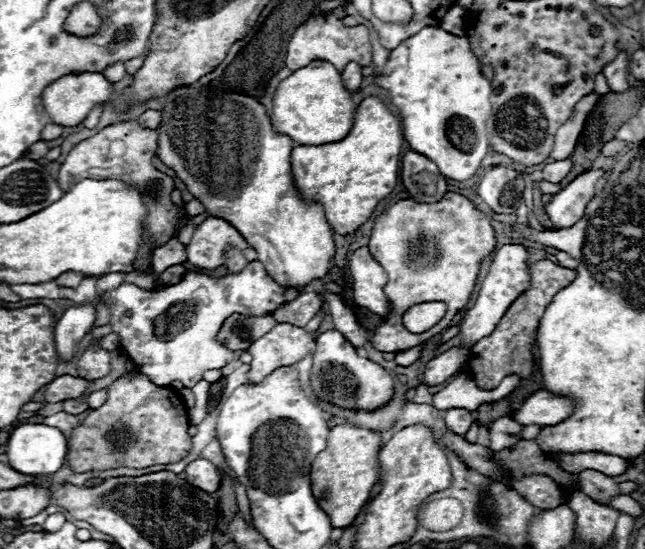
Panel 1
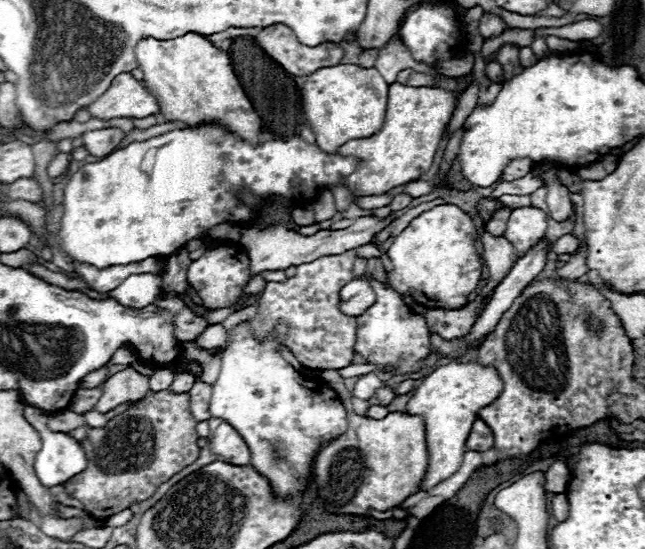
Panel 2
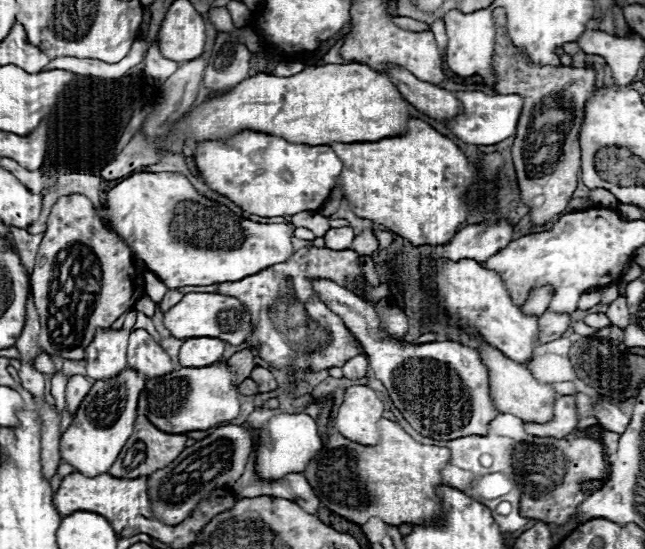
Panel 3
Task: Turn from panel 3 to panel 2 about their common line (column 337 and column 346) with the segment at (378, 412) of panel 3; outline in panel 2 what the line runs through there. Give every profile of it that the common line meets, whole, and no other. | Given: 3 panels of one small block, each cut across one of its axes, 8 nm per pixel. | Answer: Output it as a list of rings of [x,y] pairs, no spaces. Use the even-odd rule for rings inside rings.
[[[240,322],[228,332],[228,346],[220,352],[220,374],[212,384],[210,416],[232,424],[250,448],[250,466],[274,484],[280,496],[302,494],[314,452],[324,440],[336,438],[348,428],[346,408],[338,394],[322,382],[306,386],[306,376],[296,372],[280,354],[288,326],[276,324],[276,338],[258,342],[250,322]]]

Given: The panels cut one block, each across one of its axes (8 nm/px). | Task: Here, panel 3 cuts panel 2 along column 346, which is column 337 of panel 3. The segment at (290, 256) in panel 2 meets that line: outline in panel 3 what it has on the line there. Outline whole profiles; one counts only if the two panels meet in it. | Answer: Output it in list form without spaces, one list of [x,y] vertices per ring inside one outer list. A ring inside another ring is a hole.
[[[350,226],[330,228],[328,234],[324,236],[324,240],[326,240],[326,248],[330,248],[330,250],[346,250],[354,240],[354,232]]]

